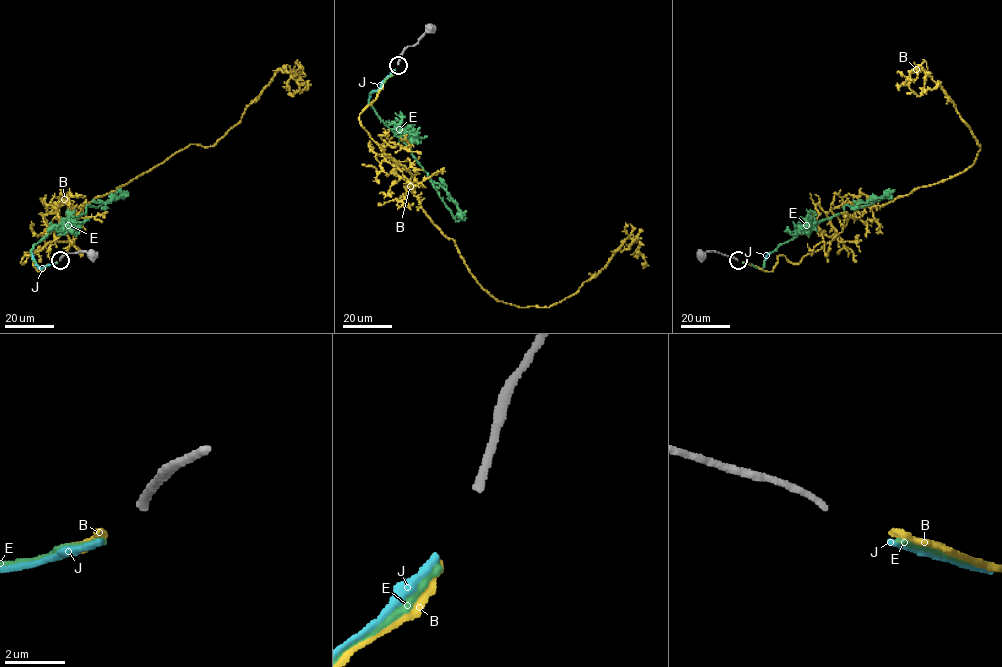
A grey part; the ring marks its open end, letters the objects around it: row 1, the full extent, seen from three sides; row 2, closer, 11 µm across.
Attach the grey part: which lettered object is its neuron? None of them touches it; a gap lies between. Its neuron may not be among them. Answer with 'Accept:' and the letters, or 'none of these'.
Accept: E

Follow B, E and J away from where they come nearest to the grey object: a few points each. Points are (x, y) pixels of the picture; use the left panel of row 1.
B: (57, 261), (21, 263), (69, 231), (72, 207), (213, 146), (277, 71), (310, 80)
E: (57, 262), (41, 269), (31, 248), (88, 204), (97, 207), (120, 190), (106, 202), (92, 200)
J: (57, 263), (39, 269), (31, 253)

